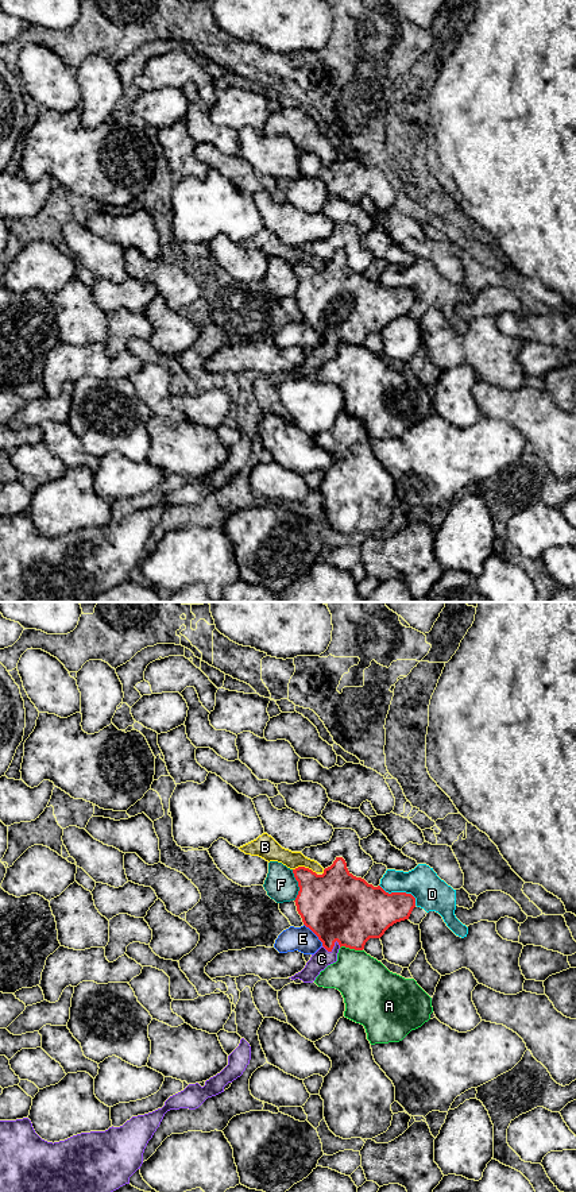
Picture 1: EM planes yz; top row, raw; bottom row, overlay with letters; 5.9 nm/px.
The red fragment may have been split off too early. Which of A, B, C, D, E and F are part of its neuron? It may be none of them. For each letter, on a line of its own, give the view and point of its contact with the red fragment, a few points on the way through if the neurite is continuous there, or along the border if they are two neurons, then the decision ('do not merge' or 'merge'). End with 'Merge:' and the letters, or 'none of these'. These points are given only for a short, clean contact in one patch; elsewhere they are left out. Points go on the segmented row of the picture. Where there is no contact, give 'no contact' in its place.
A: yz (351, 948) | do not merge
B: yz (304, 867) | do not merge
C: yz (332, 946) | across yz (336, 906), (332, 946), (321, 959) | merge
D: yz (401, 892) | do not merge
E: yz (314, 933) | do not merge
F: yz (298, 886) | do not merge
Merge: C

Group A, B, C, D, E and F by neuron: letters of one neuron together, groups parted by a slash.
A / B / C / D / E / F

